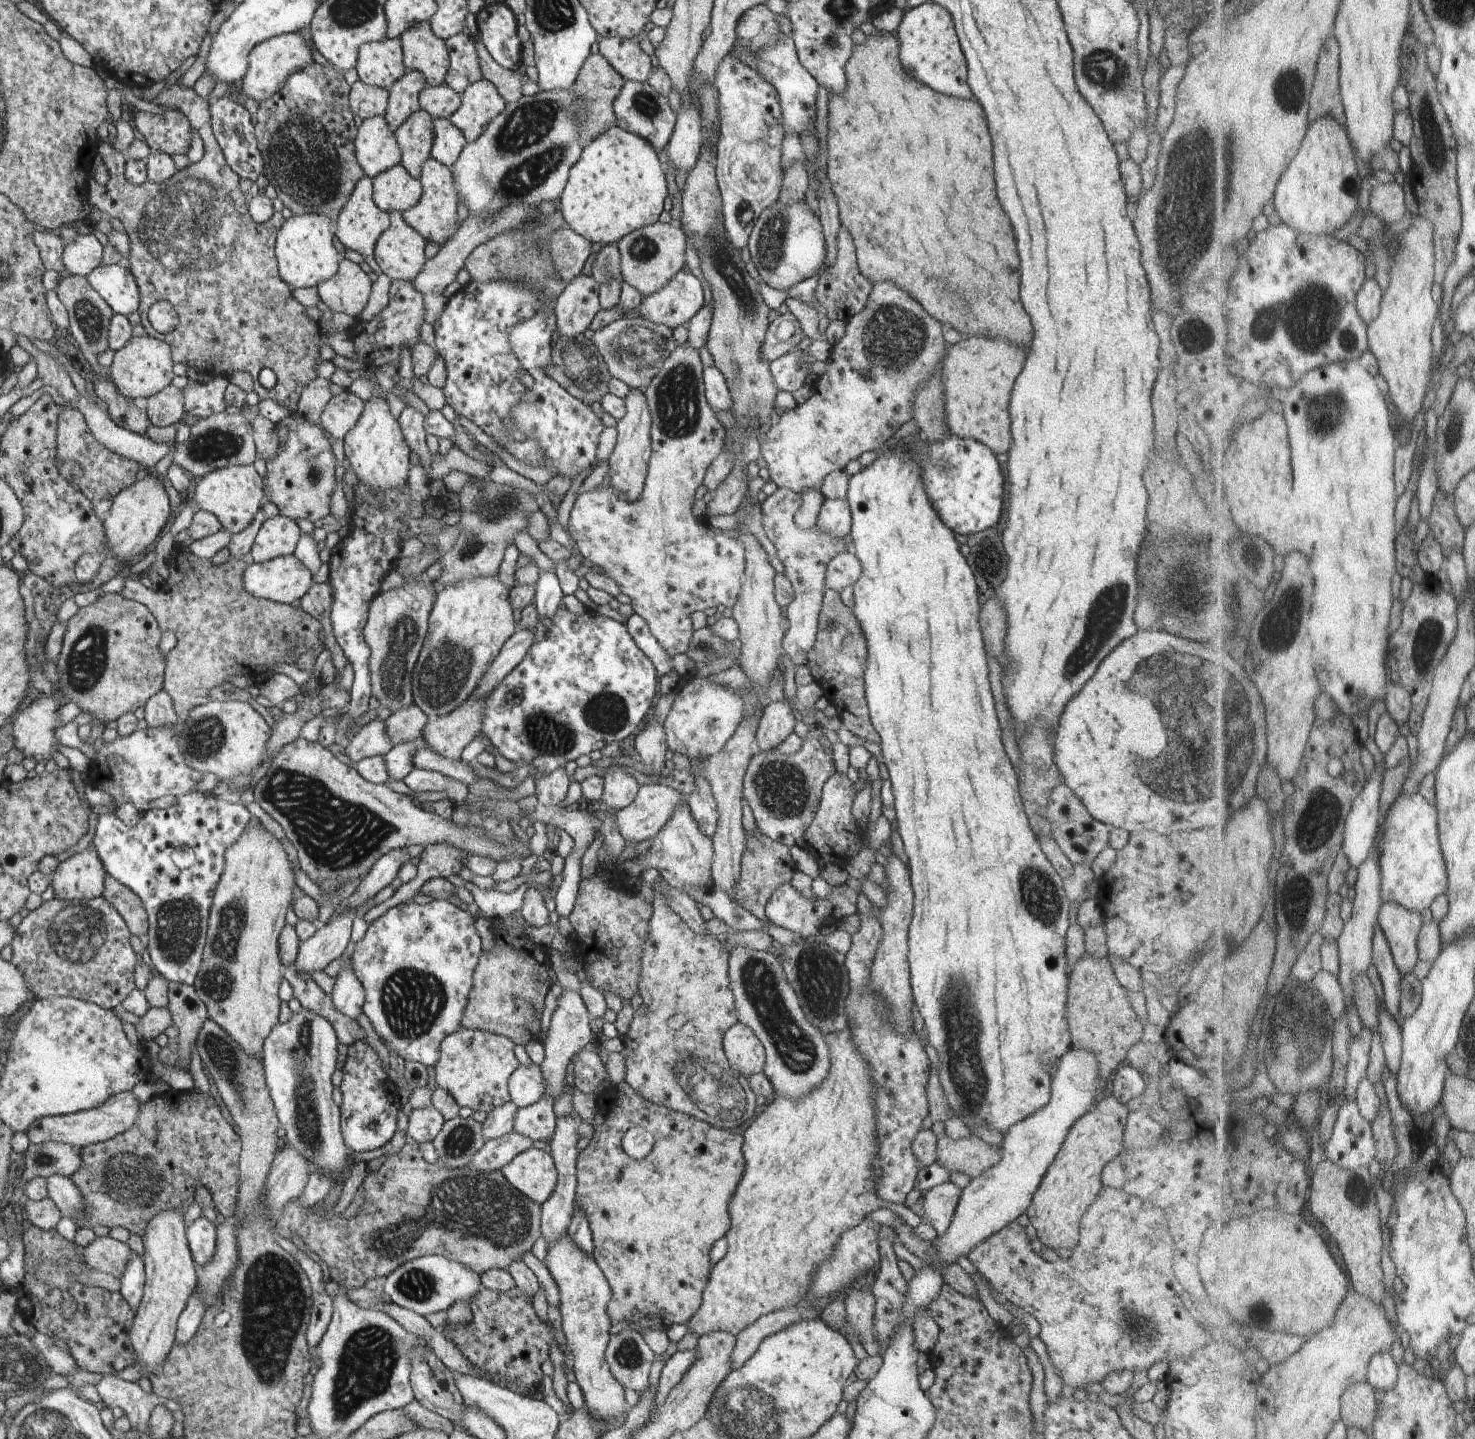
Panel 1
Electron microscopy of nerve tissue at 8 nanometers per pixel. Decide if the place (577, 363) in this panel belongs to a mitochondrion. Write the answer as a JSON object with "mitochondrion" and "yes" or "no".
{"mitochondrion":"yes"}

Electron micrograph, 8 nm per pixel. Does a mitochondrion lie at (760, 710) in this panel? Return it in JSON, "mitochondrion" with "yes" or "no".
{"mitochondrion":"no"}

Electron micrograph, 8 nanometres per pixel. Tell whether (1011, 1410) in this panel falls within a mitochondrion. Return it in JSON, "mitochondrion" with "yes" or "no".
{"mitochondrion":"yes"}

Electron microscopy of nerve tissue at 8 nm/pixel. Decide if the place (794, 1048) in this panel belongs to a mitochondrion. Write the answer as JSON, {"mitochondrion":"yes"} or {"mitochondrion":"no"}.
{"mitochondrion":"yes"}

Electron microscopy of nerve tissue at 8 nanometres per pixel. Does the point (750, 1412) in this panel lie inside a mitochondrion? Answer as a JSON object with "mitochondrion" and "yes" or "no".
{"mitochondrion":"yes"}

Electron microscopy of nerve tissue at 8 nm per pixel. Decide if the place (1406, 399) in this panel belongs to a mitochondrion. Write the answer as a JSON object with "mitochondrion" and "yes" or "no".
{"mitochondrion":"no"}

